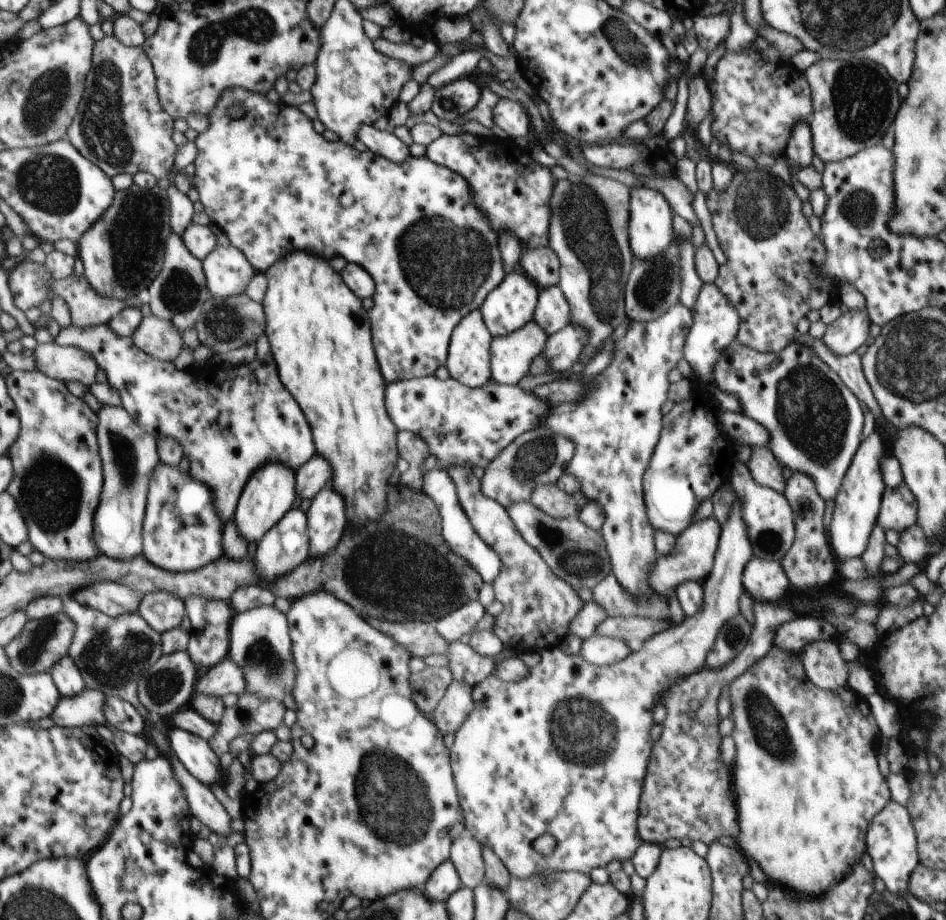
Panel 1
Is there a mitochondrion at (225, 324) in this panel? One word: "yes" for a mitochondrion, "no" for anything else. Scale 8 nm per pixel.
yes

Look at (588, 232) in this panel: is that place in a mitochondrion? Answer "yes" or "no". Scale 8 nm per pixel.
yes

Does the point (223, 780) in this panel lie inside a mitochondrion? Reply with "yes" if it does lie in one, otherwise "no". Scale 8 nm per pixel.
no

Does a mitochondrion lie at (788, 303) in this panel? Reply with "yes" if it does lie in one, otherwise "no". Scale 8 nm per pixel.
no

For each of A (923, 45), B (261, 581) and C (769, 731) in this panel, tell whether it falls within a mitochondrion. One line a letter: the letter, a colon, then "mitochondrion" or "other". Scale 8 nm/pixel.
A: other
B: other
C: mitochondrion

